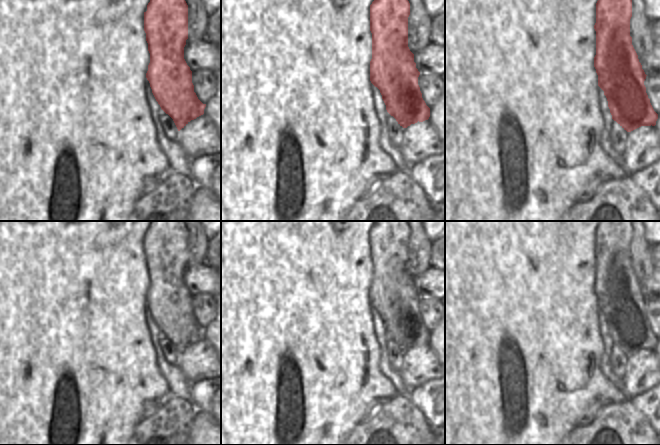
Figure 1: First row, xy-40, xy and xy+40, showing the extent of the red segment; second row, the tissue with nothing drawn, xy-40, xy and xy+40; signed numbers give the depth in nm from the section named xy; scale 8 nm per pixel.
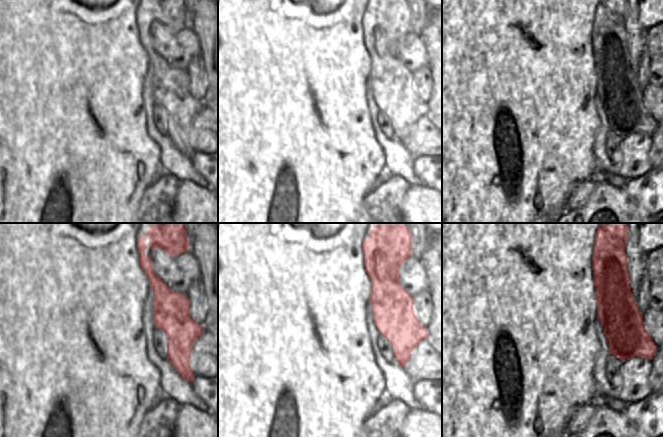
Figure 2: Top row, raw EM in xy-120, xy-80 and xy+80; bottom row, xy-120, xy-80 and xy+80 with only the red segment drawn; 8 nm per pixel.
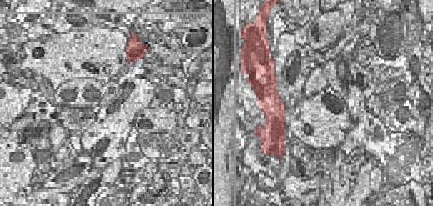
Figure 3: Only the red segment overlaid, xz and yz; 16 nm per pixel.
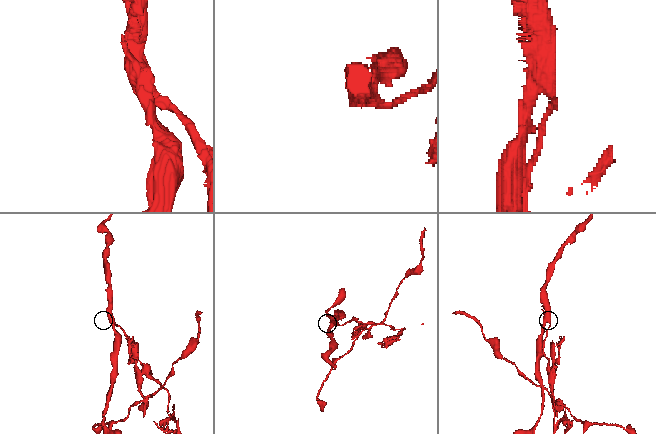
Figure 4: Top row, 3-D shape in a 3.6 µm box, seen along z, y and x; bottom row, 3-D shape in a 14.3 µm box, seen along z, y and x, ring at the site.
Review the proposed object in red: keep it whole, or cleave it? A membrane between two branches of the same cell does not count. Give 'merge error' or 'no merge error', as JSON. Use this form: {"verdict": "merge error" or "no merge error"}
{"verdict": "merge error"}

